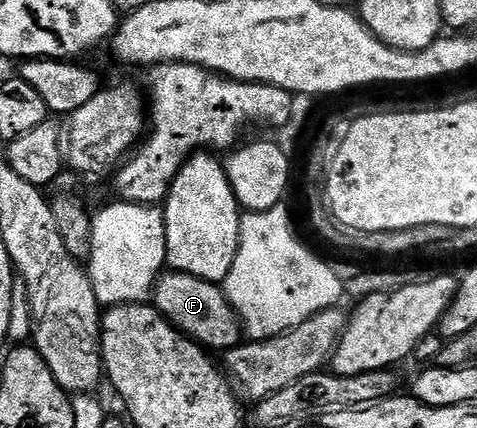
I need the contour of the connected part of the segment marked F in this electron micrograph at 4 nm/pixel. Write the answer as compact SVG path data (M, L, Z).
M164 272L155 282L153 304L180 333L199 342L208 351L232 349L240 344L244 336L245 330L239 314L227 302L227 294L216 282L202 281L201 278L188 273Z

